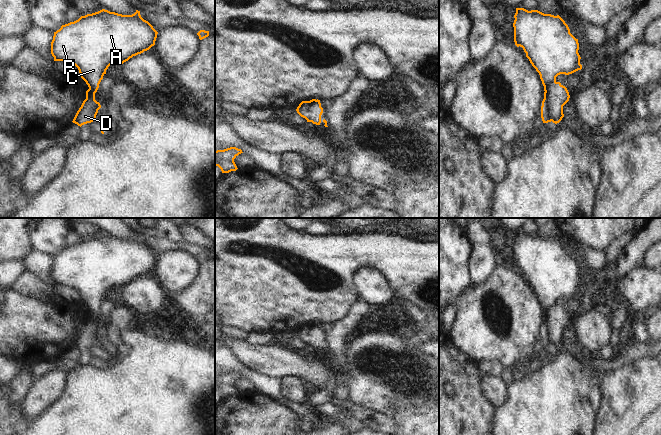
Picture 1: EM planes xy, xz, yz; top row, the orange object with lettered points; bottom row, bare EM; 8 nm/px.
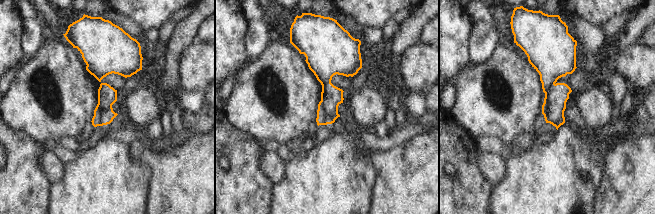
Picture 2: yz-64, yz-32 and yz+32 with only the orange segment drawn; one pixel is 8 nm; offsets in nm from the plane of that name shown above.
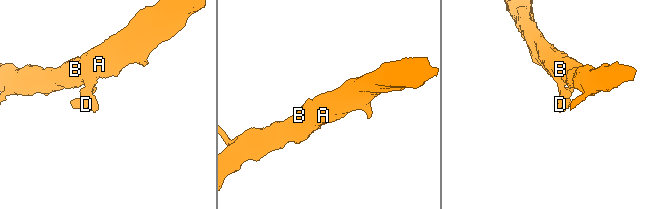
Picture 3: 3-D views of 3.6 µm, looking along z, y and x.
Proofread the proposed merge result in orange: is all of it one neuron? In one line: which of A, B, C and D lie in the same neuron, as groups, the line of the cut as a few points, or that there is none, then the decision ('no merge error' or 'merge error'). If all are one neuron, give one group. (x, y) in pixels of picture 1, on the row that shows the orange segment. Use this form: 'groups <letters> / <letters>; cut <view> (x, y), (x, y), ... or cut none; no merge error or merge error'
groups A B C / D; cut yz (555, 81), (545, 91); merge error

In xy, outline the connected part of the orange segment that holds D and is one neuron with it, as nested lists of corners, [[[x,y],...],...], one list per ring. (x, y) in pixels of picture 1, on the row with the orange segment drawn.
[[[88,89],[86,91],[86,99],[83,101],[72,122],[80,127],[84,124],[91,123],[96,119],[100,108],[100,103],[95,100],[95,93]]]

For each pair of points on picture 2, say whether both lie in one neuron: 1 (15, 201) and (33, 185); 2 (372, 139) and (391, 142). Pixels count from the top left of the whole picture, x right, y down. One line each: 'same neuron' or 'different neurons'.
1: same neuron
2: same neuron

